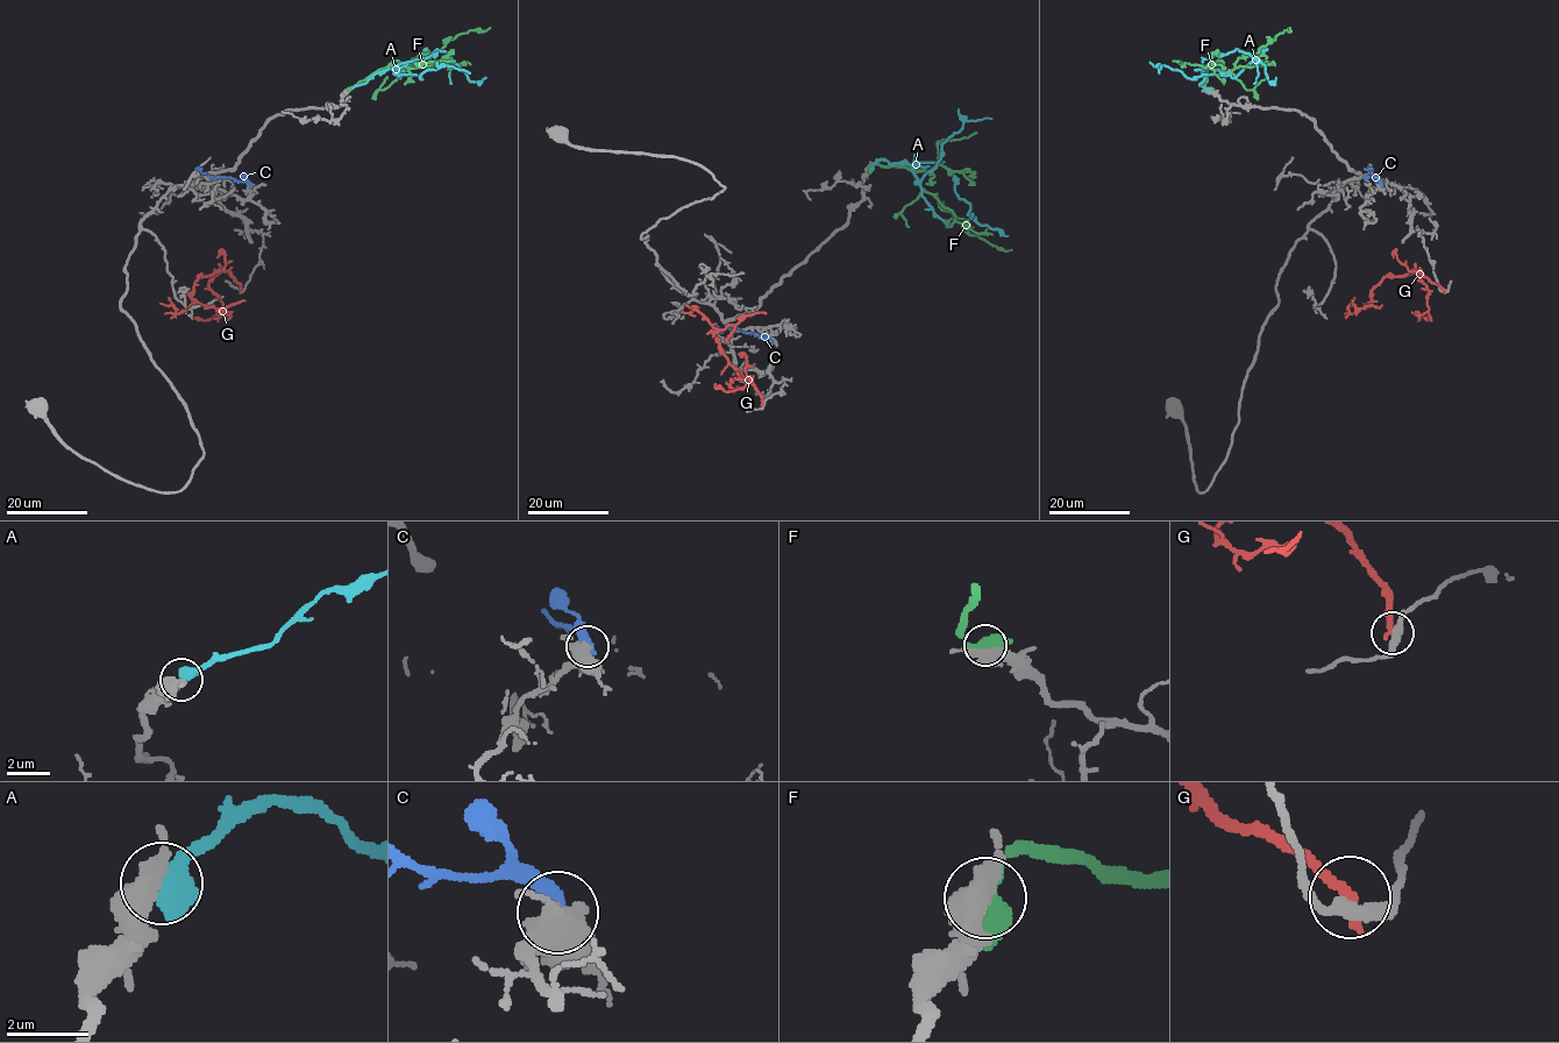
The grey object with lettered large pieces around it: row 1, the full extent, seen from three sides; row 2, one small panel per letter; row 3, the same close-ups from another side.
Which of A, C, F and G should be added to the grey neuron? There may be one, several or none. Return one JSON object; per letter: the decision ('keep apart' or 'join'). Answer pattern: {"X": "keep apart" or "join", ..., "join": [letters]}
{"A": "keep apart", "C": "keep apart", "F": "keep apart", "G": "keep apart", "join": []}

